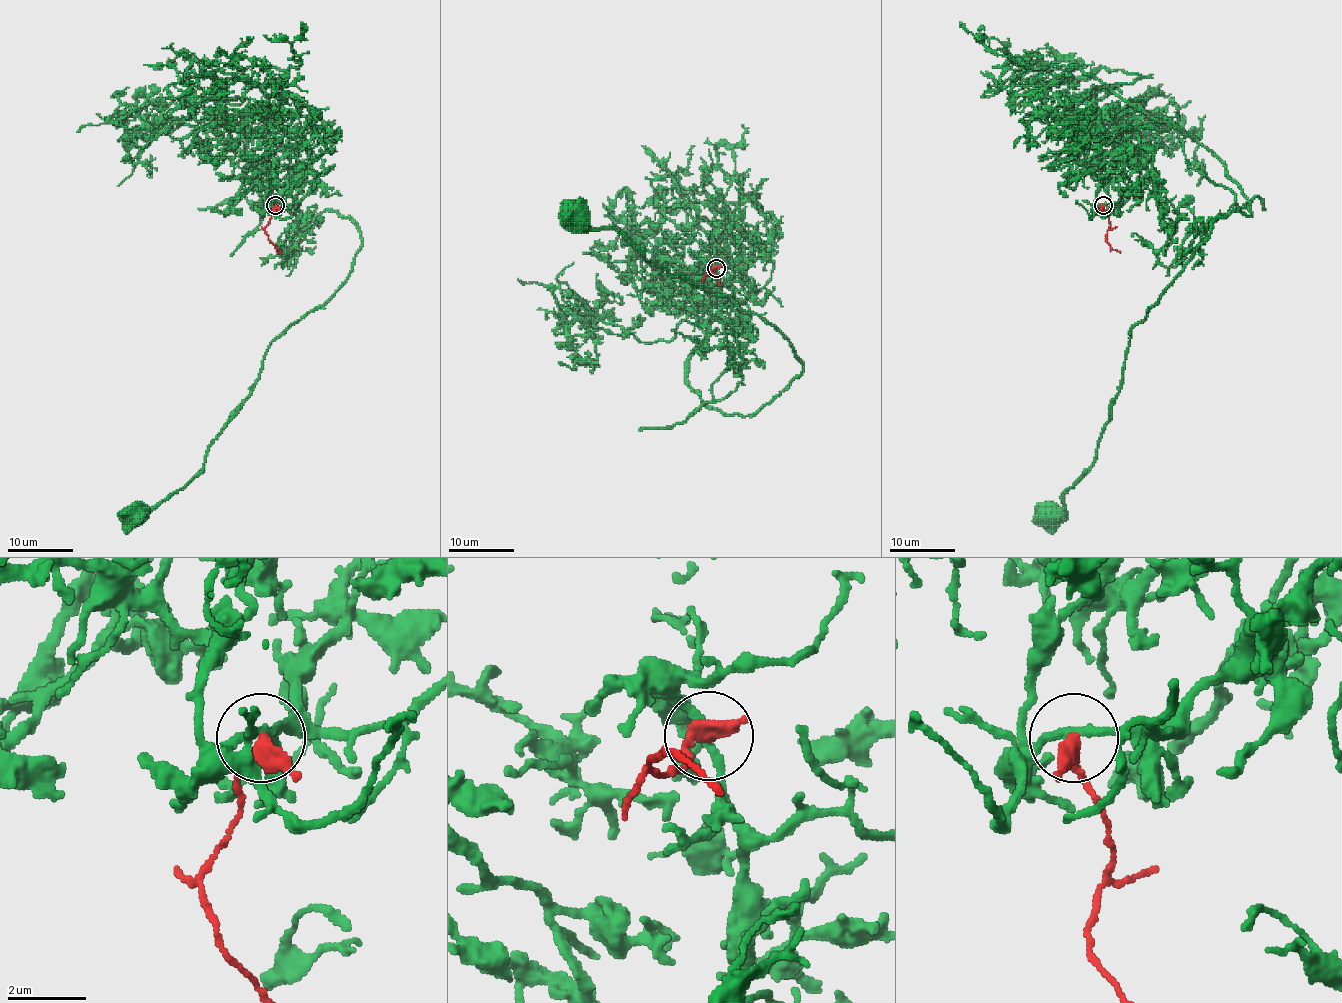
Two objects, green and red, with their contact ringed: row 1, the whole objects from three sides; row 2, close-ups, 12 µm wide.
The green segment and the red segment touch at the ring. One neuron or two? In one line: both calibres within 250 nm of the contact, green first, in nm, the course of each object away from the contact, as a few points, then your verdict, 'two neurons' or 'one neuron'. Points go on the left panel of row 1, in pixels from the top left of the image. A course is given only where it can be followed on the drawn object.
calibres 220 and 360 nm; course green (274, 205), (296, 127), (245, 158), (355, 223), (350, 275), (135, 518); course red (274, 205), (266, 226), (268, 239), (281, 253); two neurons

